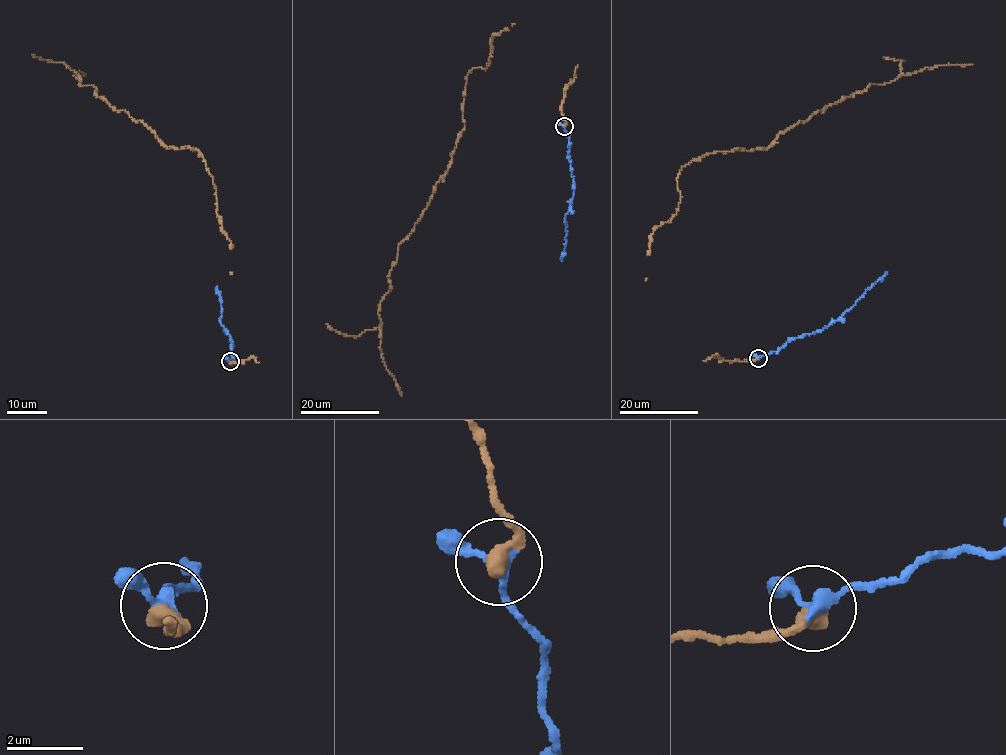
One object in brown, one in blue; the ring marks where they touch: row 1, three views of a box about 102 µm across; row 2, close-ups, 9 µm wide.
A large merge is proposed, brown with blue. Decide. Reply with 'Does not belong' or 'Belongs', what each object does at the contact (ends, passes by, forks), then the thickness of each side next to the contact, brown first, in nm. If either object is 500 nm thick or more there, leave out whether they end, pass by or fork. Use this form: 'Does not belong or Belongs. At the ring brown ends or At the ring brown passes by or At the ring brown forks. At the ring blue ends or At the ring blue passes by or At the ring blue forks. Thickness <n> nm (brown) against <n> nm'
Belongs. At the ring brown ends. At the ring blue passes by. Thickness 460 nm (brown) against 260 nm

